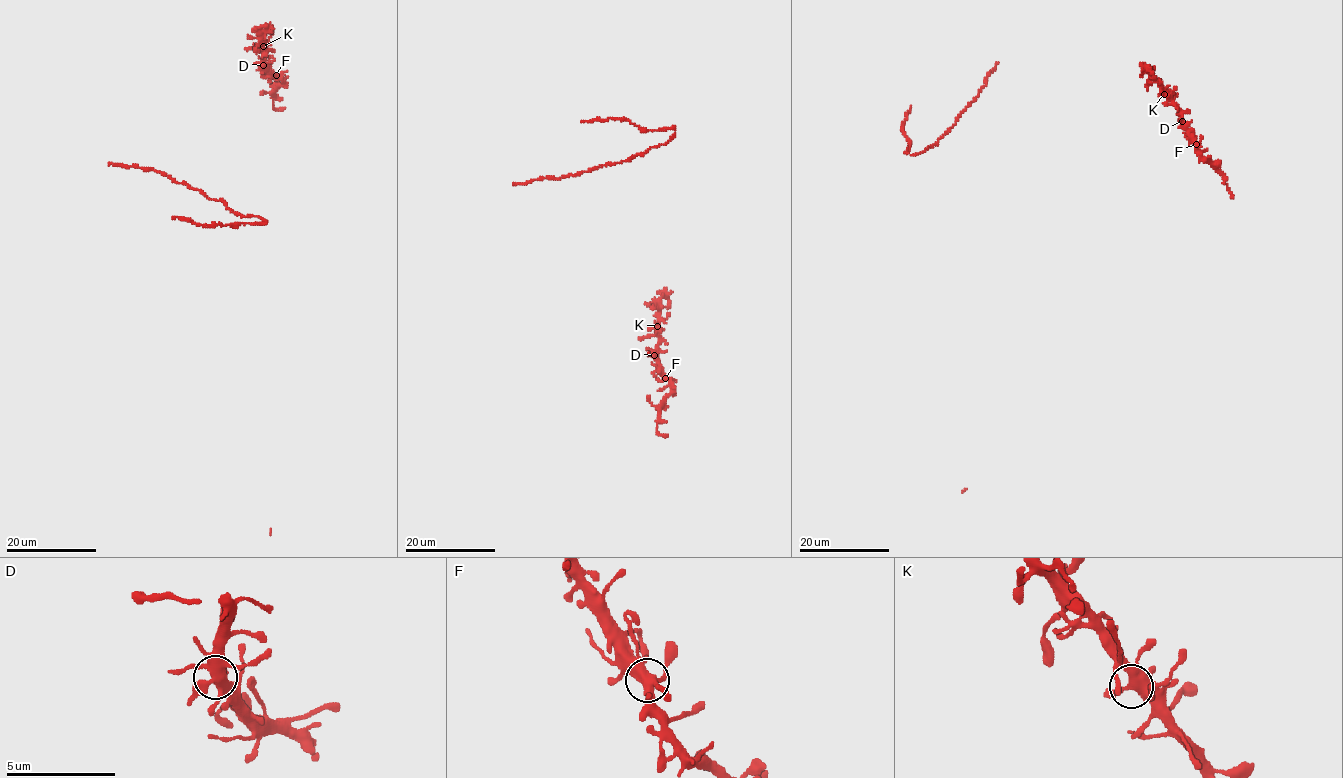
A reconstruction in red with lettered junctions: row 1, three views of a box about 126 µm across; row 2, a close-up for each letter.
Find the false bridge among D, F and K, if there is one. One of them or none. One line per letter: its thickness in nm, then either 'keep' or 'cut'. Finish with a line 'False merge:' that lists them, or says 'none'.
D: calibre 440 nm; keep
F: calibre 420 nm; keep
K: calibre 440 nm; keep
False merge: none

